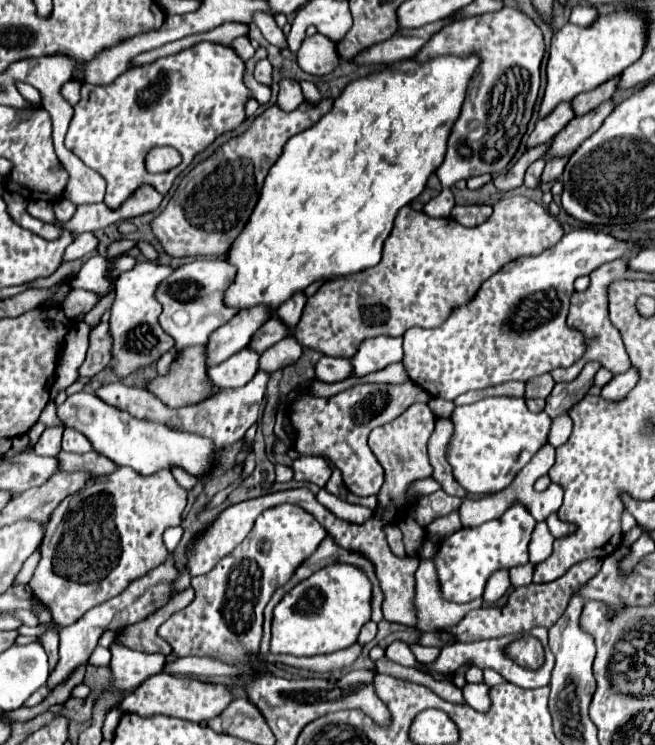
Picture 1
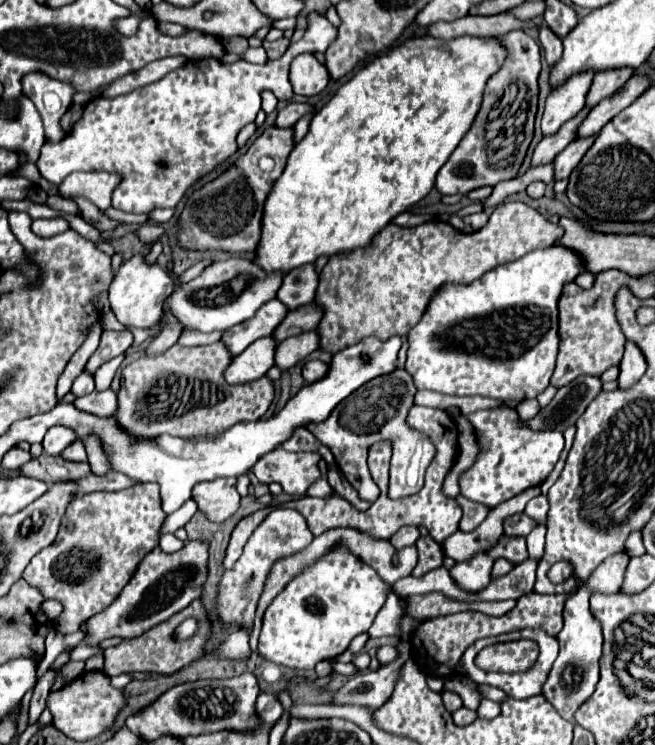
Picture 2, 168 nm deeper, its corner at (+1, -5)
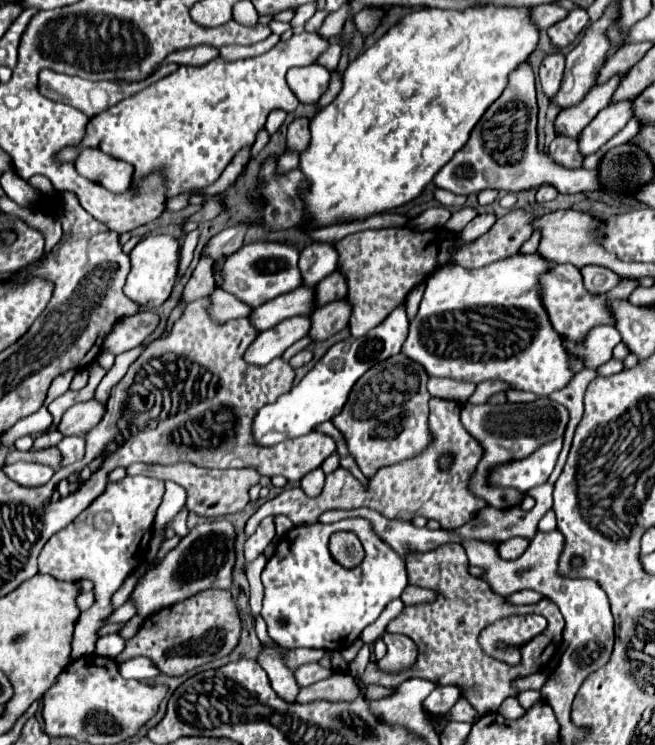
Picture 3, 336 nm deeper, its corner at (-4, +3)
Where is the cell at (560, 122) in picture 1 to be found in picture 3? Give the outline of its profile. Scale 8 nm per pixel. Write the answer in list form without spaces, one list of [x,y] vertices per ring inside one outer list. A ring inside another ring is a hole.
[[[618,2],[608,4],[608,8],[606,8],[606,12],[602,14],[602,18],[596,20],[596,22],[592,22],[592,24],[586,28],[582,40],[580,40],[580,42],[576,44],[576,48],[566,56],[564,80],[562,80],[560,92],[558,92],[558,94],[554,96],[554,100],[552,100],[554,104],[558,104],[558,106],[562,106],[562,108],[570,108],[570,106],[578,104],[578,102],[588,94],[588,90],[594,86],[596,76],[598,76],[598,70],[600,70],[600,64],[604,64],[604,58],[608,56],[608,50],[610,50],[608,36],[606,36],[608,24],[612,24],[612,20],[616,20],[618,14],[620,14]]]

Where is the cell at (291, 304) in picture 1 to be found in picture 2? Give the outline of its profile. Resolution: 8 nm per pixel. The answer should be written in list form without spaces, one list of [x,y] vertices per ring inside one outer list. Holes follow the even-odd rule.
[[[313,266],[299,268],[295,272],[289,272],[287,278],[283,278],[283,284],[281,284],[279,292],[277,292],[277,298],[289,310],[301,308],[303,304],[313,302],[313,296],[315,296],[315,290],[317,290],[317,282],[319,282],[319,276],[317,276]]]

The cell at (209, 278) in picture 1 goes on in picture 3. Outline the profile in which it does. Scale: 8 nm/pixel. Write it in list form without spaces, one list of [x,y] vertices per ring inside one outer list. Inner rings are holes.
[[[282,242],[246,244],[238,252],[228,256],[228,260],[224,262],[224,268],[222,268],[224,290],[234,294],[238,300],[246,302],[248,306],[258,308],[264,302],[302,286],[298,258],[300,258],[300,250],[292,244],[282,244]]]

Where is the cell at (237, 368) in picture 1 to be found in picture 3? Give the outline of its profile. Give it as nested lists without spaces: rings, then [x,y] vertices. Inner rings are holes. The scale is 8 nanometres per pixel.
[[[296,316],[282,320],[270,330],[260,332],[260,336],[254,340],[254,344],[246,350],[246,362],[264,366],[276,356],[282,356],[286,348],[290,348],[296,340],[304,338],[310,330],[310,316]]]

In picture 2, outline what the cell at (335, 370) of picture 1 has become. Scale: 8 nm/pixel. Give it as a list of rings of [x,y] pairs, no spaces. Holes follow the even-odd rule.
[[[311,360],[303,366],[303,378],[305,378],[307,384],[321,380],[325,374],[327,374],[327,364],[321,362],[321,360]]]

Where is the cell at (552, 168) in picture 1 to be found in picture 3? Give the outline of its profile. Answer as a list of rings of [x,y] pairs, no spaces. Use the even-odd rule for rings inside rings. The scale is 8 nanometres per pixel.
[[[634,98],[612,102],[610,106],[600,110],[600,114],[582,130],[582,134],[578,138],[580,152],[584,156],[596,152],[614,134],[618,134],[632,116],[634,116]]]

